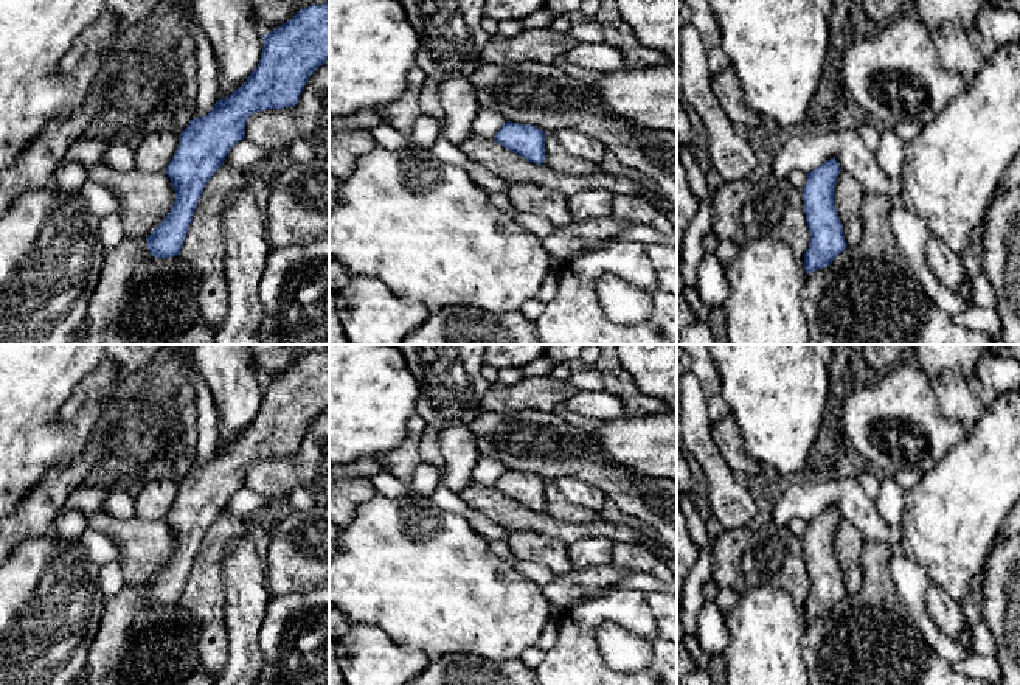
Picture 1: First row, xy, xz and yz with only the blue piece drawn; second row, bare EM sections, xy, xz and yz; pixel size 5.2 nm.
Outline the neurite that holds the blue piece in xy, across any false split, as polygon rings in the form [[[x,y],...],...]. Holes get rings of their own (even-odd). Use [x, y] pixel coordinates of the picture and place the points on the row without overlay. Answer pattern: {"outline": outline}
{"outline": [[[329,351],[300,357],[290,368],[267,381],[258,415],[225,447],[216,449],[206,464],[194,466],[180,482],[177,499],[166,516],[175,550],[161,572],[146,584],[155,606],[177,604],[206,530],[222,514],[228,499],[245,486],[247,468],[261,458],[293,455],[309,424],[329,409]]]}

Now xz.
{"outline": [[[506,469],[494,488],[536,513],[545,511],[545,480],[531,472]]]}

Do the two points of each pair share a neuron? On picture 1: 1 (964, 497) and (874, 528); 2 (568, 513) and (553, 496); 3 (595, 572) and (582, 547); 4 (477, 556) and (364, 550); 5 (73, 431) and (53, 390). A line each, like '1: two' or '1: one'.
1: two
2: one
3: two
4: one
5: one

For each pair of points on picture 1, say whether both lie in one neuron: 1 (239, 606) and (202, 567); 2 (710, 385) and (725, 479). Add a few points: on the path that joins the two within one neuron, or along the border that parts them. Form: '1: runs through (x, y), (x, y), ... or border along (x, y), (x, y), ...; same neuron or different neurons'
1: border along (225, 553), (222, 561), (224, 625); different neurons
2: border along (699, 389), (711, 424); different neurons

